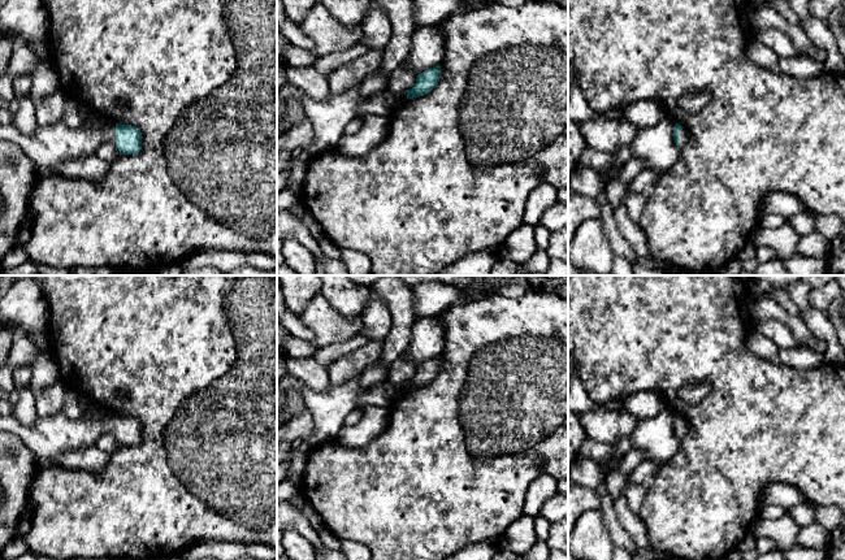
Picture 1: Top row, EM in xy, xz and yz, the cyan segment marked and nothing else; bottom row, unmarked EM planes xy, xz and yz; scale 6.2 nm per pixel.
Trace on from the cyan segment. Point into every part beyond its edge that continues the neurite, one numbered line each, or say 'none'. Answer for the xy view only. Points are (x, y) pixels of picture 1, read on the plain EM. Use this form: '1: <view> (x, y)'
1: xy (48, 438)

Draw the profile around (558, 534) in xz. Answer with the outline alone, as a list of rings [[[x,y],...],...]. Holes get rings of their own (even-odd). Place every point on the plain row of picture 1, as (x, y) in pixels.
[[[568,518],[551,524],[547,543],[550,550],[568,555]]]

